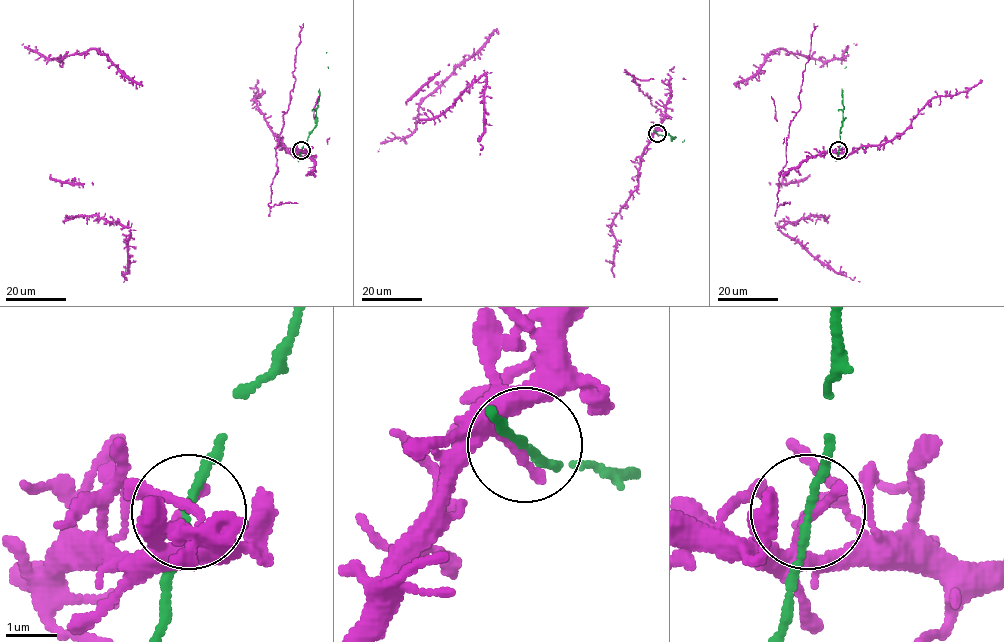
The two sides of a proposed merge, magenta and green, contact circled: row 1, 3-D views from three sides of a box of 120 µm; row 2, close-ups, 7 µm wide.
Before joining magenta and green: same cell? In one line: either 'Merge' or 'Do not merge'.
Merge

